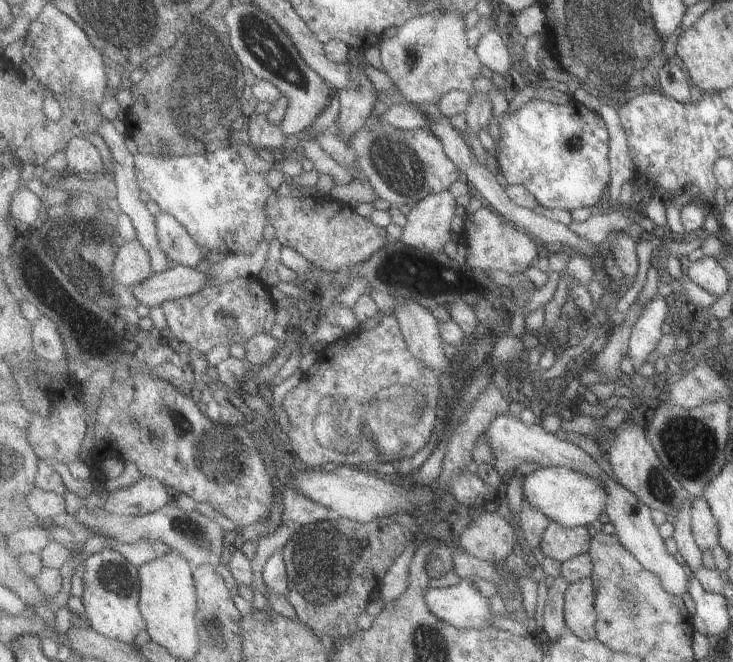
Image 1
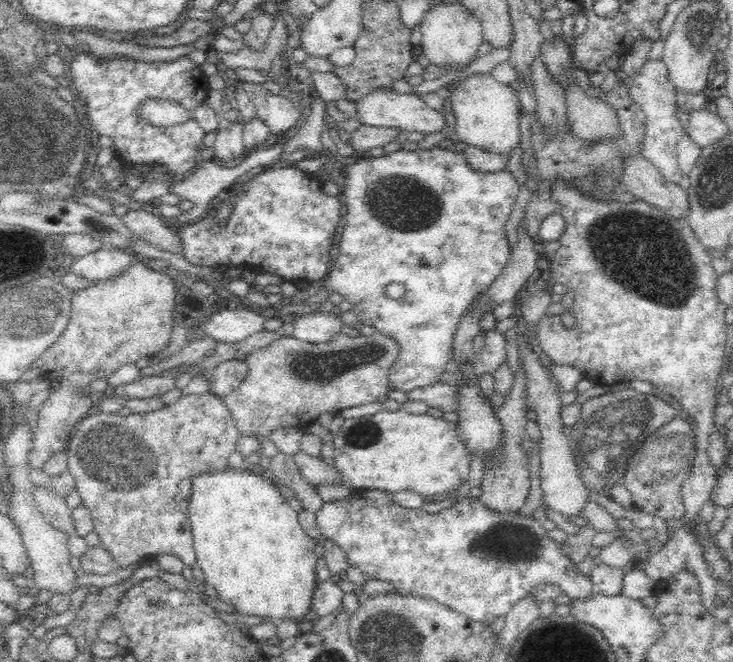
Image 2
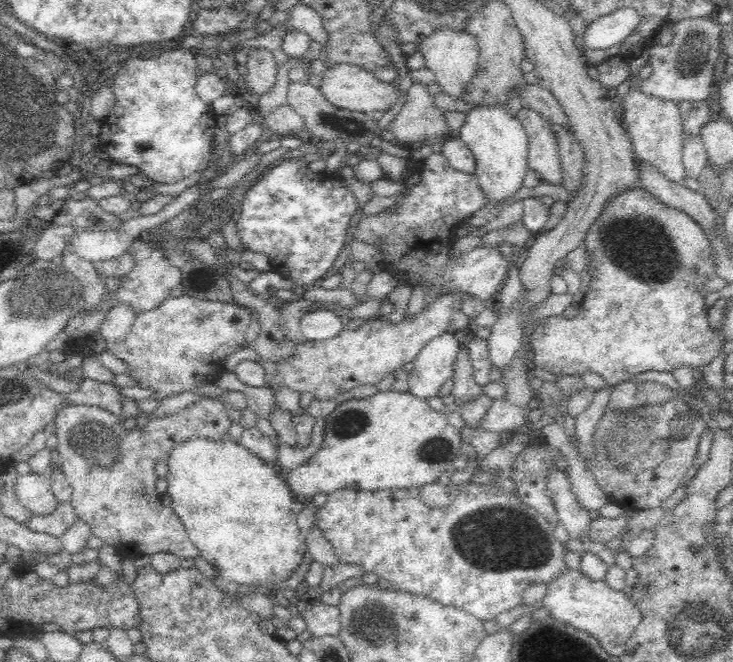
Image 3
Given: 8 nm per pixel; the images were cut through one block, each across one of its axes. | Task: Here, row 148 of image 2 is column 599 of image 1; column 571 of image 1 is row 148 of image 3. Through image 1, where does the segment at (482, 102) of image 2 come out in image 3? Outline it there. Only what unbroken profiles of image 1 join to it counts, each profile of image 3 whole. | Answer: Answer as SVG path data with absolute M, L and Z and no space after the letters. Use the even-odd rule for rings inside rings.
M478 106L476 110L468 112L468 120L456 138L468 146L476 160L474 176L482 196L488 198L488 204L506 202L516 194L518 188L526 188L524 180L528 174L528 136L516 116L506 110L506 106Z

